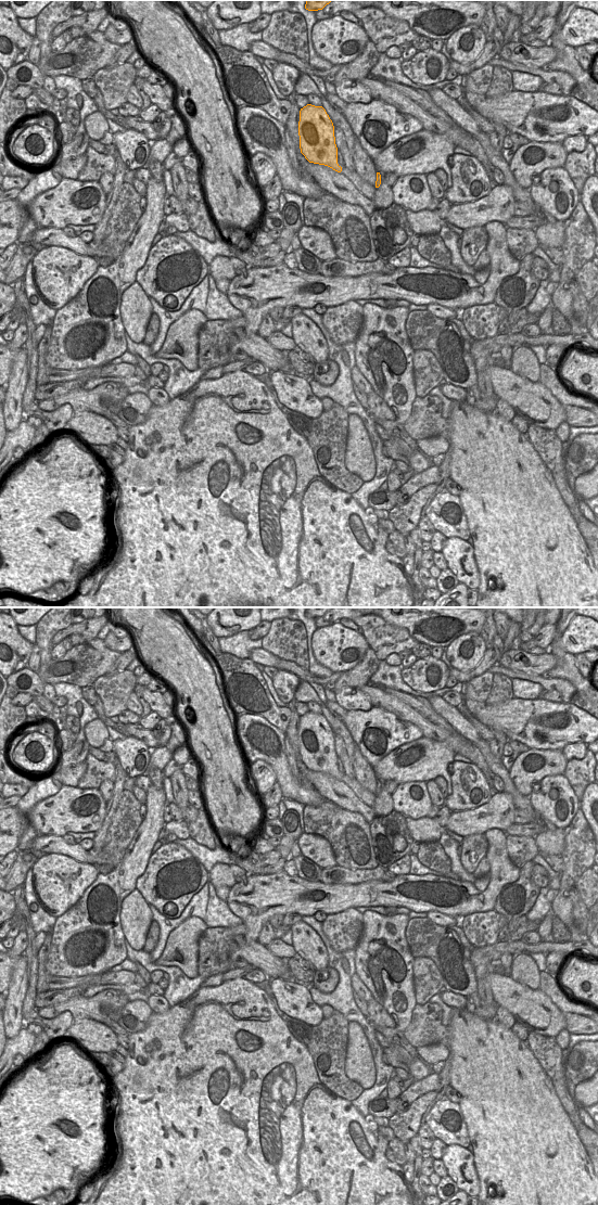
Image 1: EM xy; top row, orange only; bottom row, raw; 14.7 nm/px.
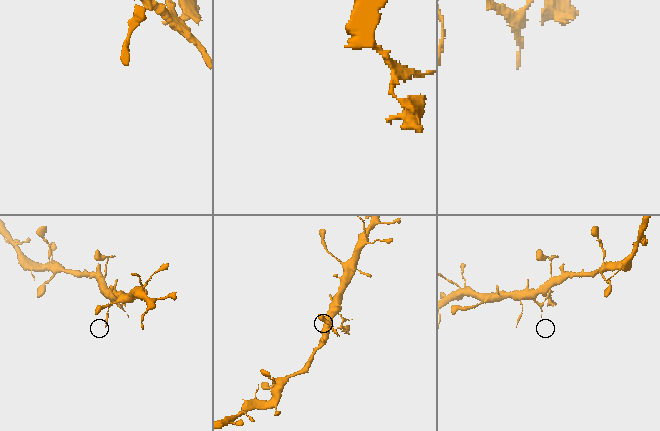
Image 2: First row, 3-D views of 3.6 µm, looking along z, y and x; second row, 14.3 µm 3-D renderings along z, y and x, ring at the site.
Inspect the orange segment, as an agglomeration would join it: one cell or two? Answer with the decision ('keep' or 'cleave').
cleave

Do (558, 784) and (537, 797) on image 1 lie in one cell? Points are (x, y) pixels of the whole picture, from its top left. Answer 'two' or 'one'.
one

